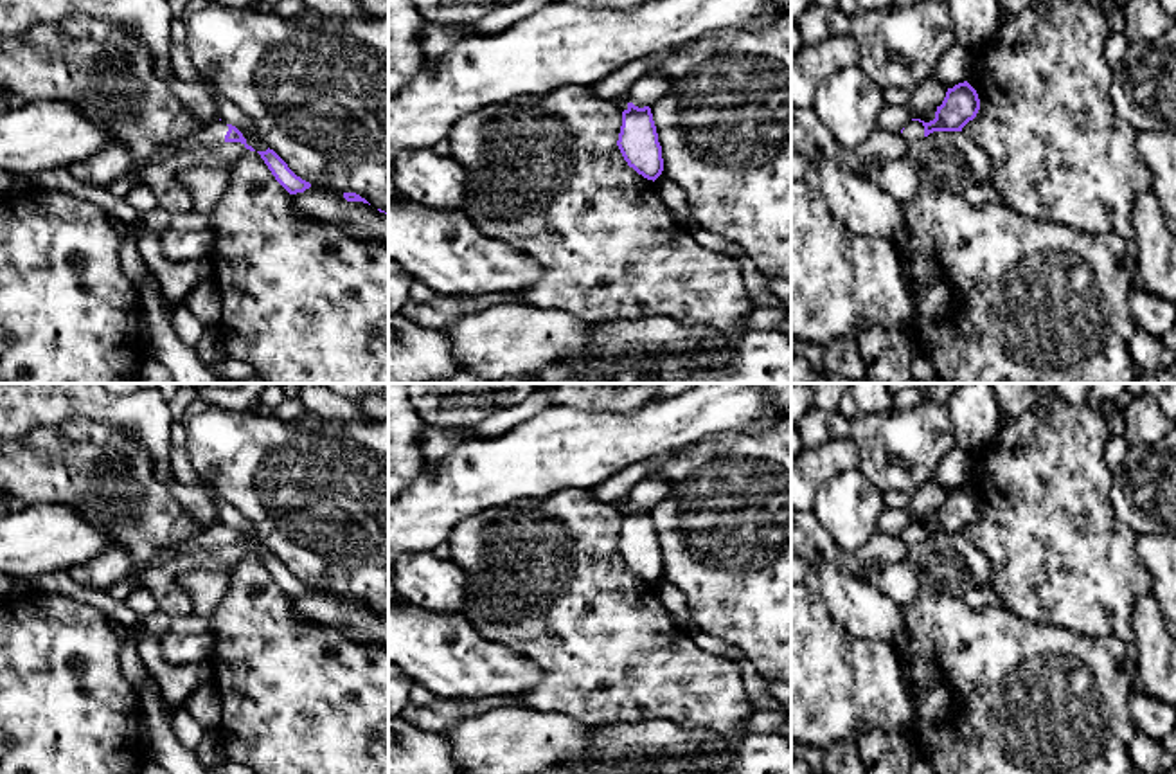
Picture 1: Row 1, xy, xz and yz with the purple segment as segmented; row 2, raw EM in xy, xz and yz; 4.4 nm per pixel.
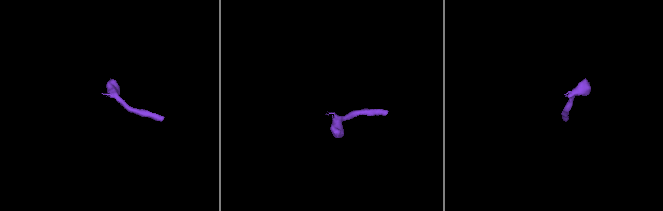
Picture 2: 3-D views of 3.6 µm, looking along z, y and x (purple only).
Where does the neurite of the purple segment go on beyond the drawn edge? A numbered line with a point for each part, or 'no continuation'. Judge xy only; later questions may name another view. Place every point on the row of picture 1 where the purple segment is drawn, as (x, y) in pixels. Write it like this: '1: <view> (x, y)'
1: xy (214, 132)

